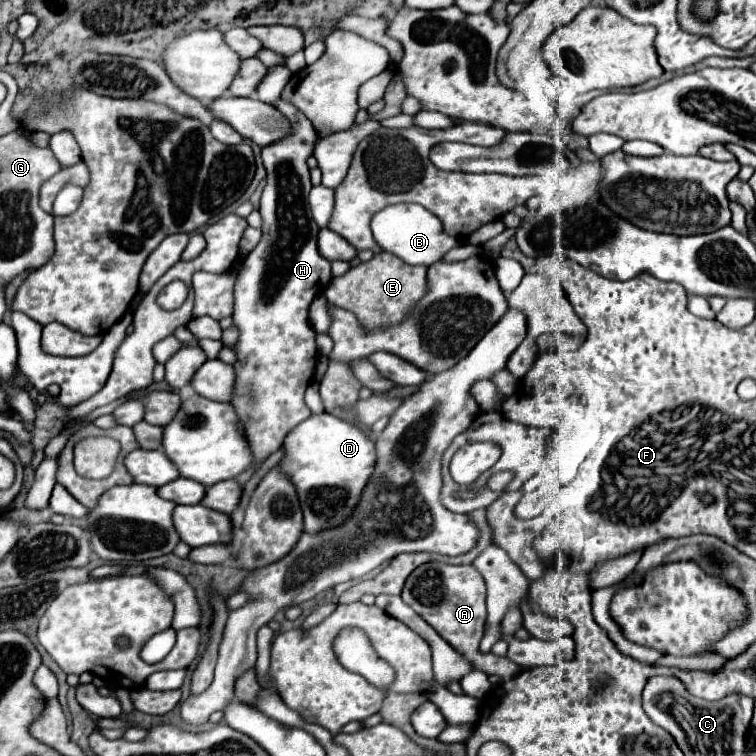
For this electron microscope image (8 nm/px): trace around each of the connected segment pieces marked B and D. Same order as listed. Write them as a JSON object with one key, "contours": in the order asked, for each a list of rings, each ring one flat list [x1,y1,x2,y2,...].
{"contours":[[[393,204,377,212,371,220,371,230,375,242,385,252,393,252,397,258,405,260,407,264,423,264,431,266,437,260,441,260,451,248,459,246,461,242,453,236,449,236,443,230,443,224,437,216,433,216,429,210,417,204]],[[323,412,309,416,293,428,283,442,283,448,283,470,297,488,305,516,305,532,319,534,327,528,345,524,373,474,377,462,375,440,359,426]]]}

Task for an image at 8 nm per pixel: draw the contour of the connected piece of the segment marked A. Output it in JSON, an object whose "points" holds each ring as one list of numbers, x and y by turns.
{"points":[[429,562,429,564,421,564,421,568,415,568,411,574,409,574,409,580,405,582,405,588,401,592,401,598,405,600,405,604,409,604,425,622,429,622,443,640,447,640,467,662,475,664,479,670,487,672,487,674,497,674,501,678,511,678,513,674,519,672,519,666,517,664,501,664,499,660,503,658,497,658,493,654,481,654,479,652,479,642,483,638,483,632,485,632,485,582,483,582,483,576,479,574,479,570,469,564,469,566,451,566,451,564,443,564,443,562]]}

